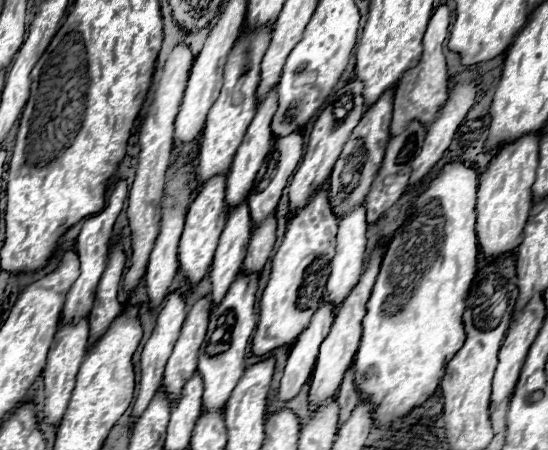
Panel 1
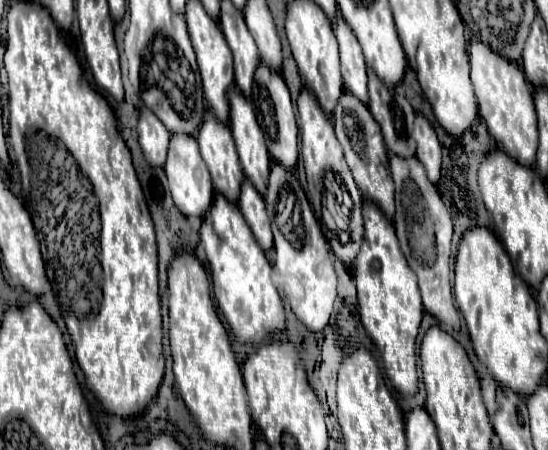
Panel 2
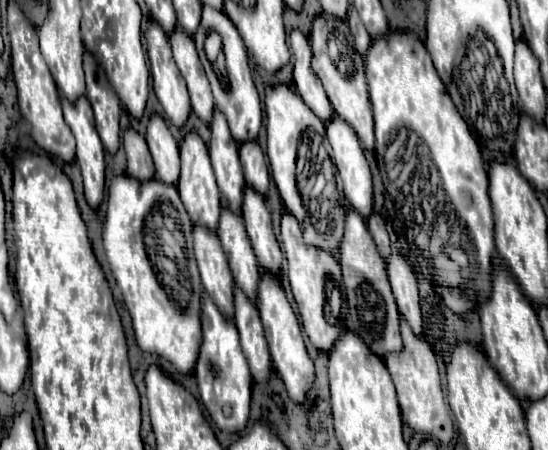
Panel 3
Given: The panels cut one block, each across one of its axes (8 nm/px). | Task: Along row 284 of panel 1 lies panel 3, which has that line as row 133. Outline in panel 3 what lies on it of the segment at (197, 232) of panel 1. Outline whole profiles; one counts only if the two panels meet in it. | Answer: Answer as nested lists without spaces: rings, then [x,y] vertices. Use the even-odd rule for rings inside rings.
[[[190,132],[184,136],[182,144],[180,144],[180,160],[182,160],[182,170],[180,170],[180,180],[176,184],[180,200],[190,216],[190,220],[194,224],[200,224],[208,230],[216,230],[218,228],[218,214],[220,214],[220,192],[216,186],[216,178],[210,166],[210,156],[208,156],[208,148],[204,146],[202,138],[196,132]]]

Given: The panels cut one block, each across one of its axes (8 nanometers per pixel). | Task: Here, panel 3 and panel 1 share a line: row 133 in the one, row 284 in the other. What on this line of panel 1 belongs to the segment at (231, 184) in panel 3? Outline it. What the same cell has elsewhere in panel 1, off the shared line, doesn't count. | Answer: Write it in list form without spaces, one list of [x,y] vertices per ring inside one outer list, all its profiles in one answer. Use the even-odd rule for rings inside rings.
[[[242,202],[228,212],[228,220],[214,254],[210,270],[212,304],[218,304],[224,298],[226,290],[240,274],[242,258],[246,256],[246,246],[250,240],[250,230],[252,230],[252,220],[248,214],[248,204]]]

